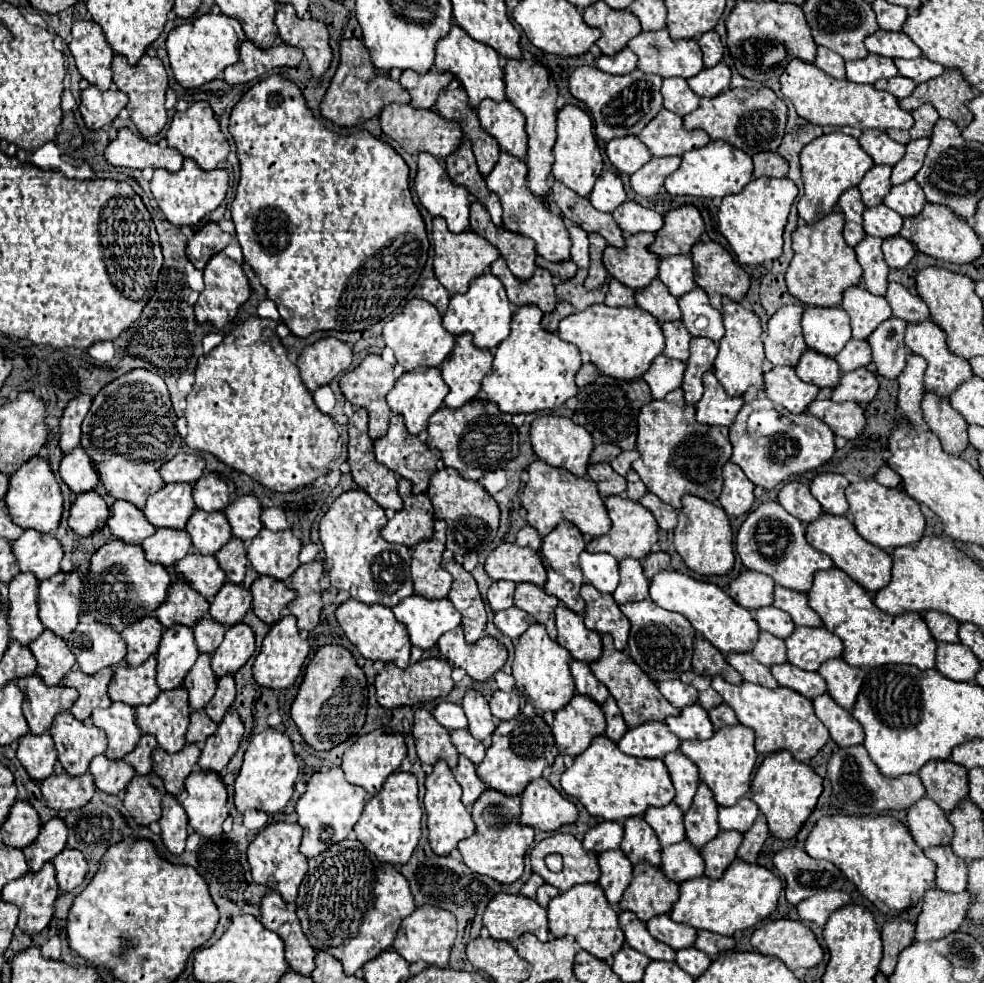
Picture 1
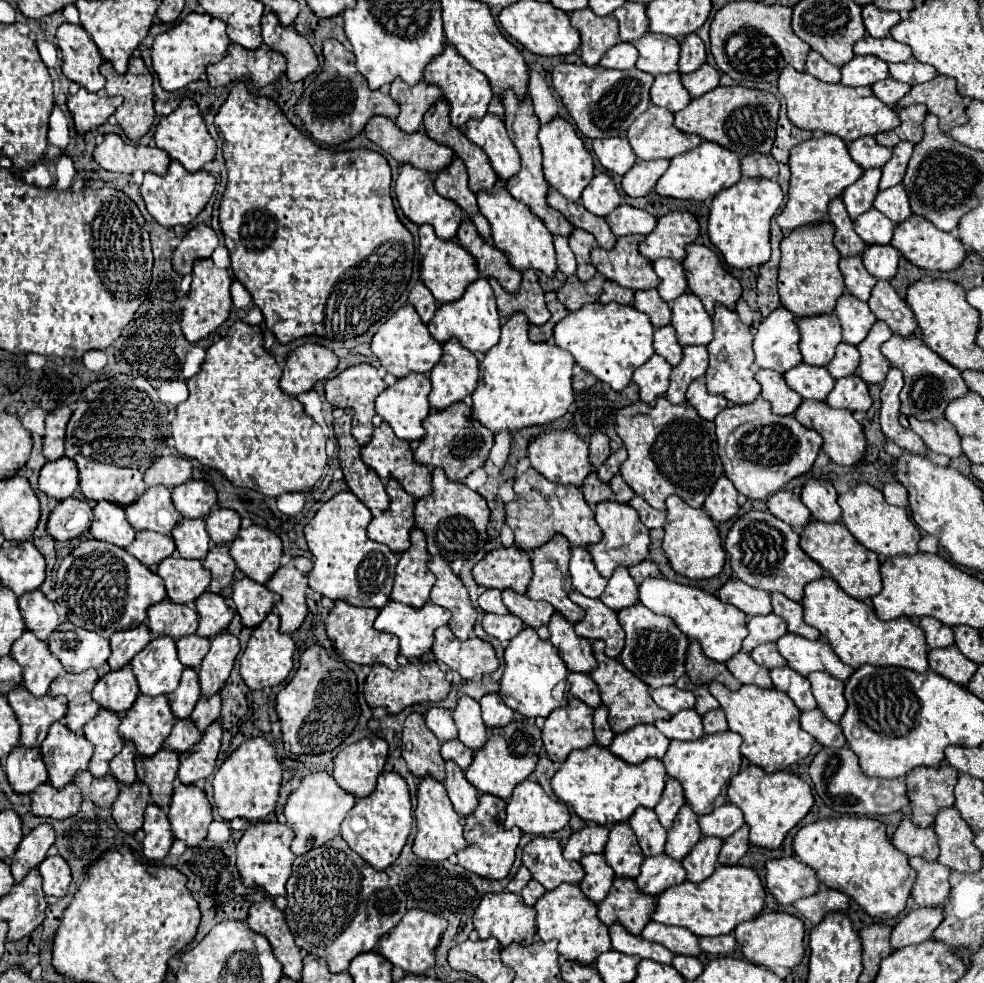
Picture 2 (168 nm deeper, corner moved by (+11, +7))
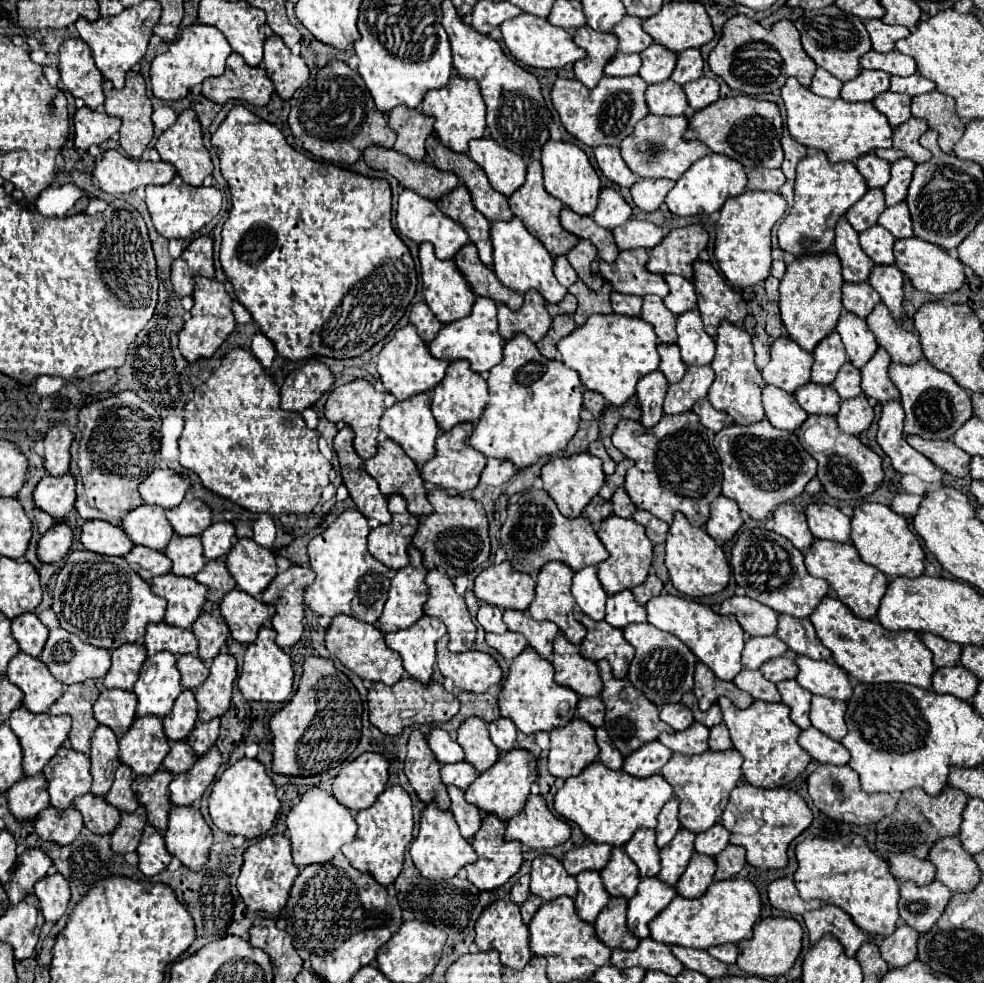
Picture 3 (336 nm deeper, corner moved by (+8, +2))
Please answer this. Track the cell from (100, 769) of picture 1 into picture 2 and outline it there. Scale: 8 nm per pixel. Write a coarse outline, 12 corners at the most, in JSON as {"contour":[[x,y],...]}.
{"contour":[[89,770],[73,780],[83,798],[109,808],[119,794],[111,774],[95,778]]}

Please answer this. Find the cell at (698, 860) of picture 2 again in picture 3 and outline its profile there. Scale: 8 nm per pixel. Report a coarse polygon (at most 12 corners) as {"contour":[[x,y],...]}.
{"contour":[[694,853],[676,883],[684,899],[700,897],[714,881],[714,857]]}

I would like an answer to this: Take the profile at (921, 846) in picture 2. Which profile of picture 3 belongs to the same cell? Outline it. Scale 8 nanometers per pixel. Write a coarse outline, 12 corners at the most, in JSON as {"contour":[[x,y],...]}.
{"contour":[[910,853],[892,855],[890,873],[898,881],[928,885],[934,865]]}

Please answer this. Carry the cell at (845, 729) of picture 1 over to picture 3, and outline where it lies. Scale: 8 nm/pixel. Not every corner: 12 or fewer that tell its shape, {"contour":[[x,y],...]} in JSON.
{"contour":[[810,727],[798,745],[812,761],[846,765],[850,755],[842,743]]}

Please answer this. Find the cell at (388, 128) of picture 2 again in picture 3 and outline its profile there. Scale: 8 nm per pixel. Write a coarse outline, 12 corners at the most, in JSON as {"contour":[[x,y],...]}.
{"contour":[[370,147],[364,161],[404,189],[438,201],[460,185],[426,161],[408,161],[394,149]]}

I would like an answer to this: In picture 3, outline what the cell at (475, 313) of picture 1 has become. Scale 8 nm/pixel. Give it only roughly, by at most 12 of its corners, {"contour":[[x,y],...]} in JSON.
{"contour":[[496,303],[444,325],[430,353],[476,373],[502,361]]}

